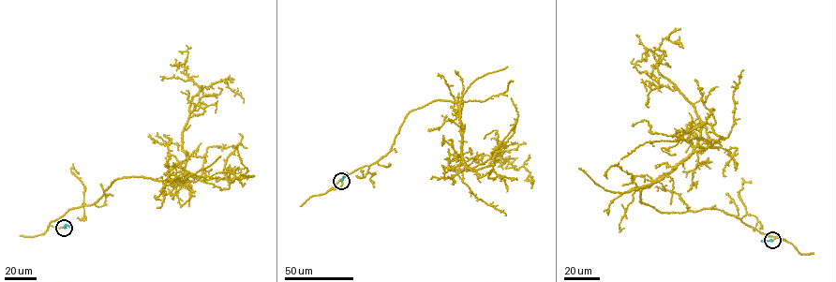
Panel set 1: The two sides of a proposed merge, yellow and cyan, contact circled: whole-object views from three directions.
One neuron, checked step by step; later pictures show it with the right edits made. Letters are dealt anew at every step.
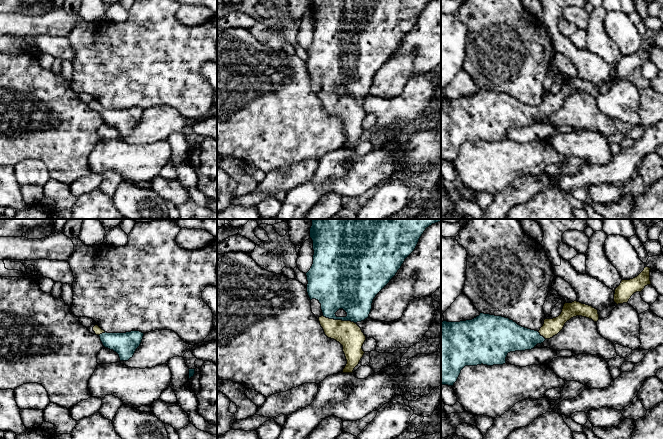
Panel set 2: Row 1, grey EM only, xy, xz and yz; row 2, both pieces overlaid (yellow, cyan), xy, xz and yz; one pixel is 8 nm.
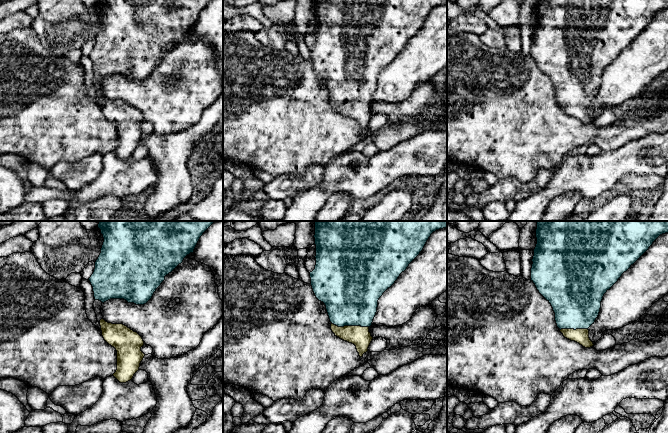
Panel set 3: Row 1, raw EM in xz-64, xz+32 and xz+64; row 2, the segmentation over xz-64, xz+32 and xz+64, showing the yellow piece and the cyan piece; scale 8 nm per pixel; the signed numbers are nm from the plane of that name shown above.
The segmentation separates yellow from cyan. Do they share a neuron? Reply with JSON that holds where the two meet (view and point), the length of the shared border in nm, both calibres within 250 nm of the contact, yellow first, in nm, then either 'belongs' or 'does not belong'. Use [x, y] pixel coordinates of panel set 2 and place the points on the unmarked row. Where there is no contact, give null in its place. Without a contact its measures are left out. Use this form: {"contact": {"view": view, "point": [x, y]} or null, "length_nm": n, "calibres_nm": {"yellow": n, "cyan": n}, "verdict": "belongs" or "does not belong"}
{"contact": {"view": "xz", "point": [339, 96]}, "length_nm": 280, "calibres_nm": {"yellow": 200, "cyan": 320}, "verdict": "belongs"}

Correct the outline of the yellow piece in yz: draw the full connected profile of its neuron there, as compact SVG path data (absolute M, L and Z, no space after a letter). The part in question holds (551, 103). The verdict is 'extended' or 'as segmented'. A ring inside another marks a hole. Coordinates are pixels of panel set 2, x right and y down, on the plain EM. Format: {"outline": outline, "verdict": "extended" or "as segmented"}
{"outline": "M574 77L572 79L565 78L558 93L545 95L539 107L522 103L509 94L484 89L480 89L472 96L443 97L441 99L441 160L453 162L465 142L505 140L506 133L510 128L534 125L537 120L557 111L565 99L576 92L586 93L594 98L599 96L597 85Z", "verdict": "extended"}

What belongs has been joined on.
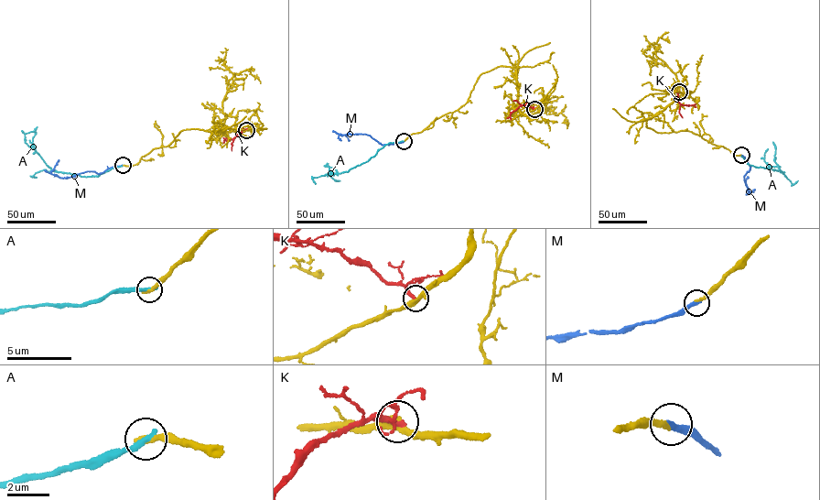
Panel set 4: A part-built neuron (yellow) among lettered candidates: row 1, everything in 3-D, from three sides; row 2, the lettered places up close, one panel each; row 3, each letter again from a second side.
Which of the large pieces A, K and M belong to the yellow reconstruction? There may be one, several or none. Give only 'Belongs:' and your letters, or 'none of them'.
Belongs: M

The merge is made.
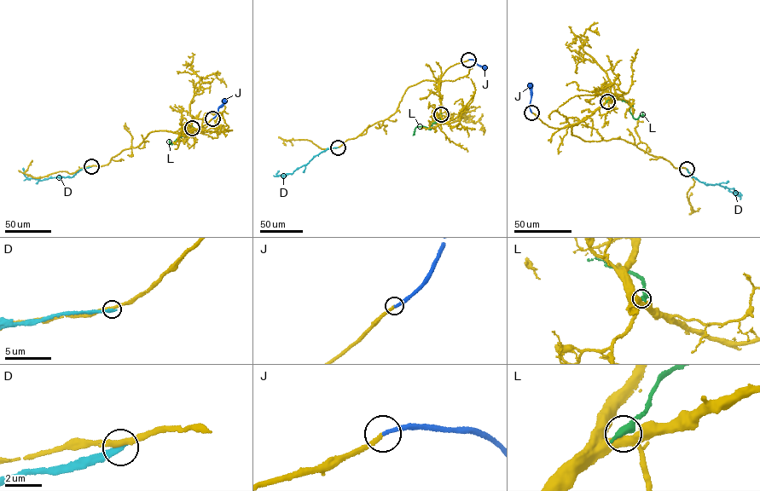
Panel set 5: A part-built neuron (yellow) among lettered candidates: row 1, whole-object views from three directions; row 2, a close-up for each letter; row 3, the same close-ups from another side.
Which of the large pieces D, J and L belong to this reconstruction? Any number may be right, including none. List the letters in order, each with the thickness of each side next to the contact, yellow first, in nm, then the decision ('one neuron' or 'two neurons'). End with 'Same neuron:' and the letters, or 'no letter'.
D: calibres 240 and 300 nm; two neurons
J: calibres 240 and 220 nm; one neuron
L: calibres 360 and 480 nm; two neurons
Same neuron: J

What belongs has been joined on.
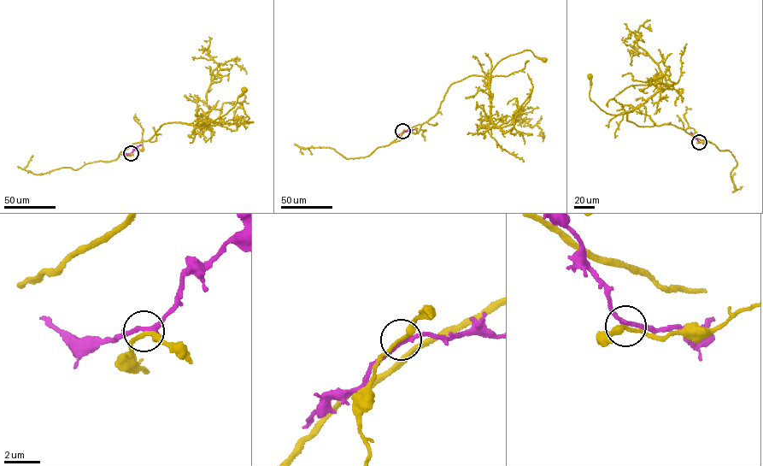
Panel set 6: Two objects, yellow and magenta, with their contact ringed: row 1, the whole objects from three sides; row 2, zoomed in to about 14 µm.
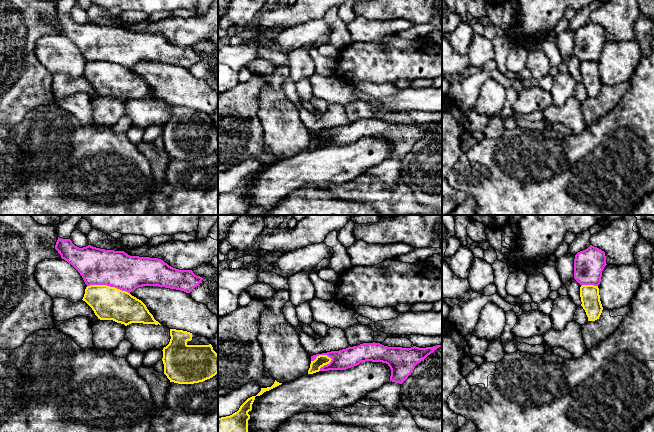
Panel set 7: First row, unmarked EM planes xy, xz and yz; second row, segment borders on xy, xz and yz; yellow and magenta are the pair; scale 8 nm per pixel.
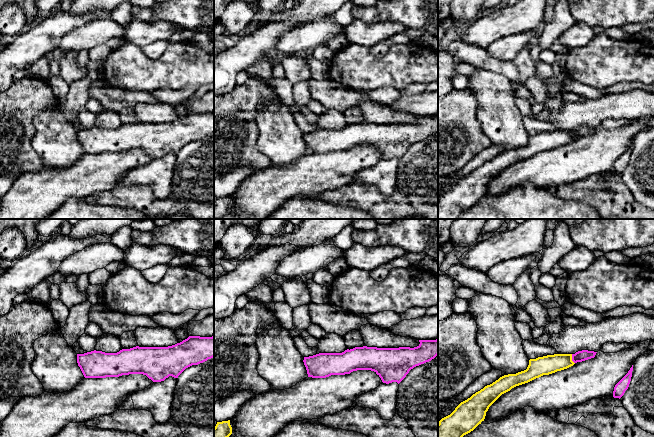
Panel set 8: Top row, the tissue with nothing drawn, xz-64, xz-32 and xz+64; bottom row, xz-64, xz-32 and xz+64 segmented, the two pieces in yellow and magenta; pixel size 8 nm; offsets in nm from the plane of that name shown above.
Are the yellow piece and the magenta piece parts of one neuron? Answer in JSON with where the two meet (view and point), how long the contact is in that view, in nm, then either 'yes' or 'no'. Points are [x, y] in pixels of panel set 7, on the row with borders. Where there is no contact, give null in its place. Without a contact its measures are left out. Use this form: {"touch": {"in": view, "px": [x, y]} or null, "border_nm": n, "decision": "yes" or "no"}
{"touch": {"in": "xy", "px": [108, 286]}, "border_nm": 360, "decision": "no"}

